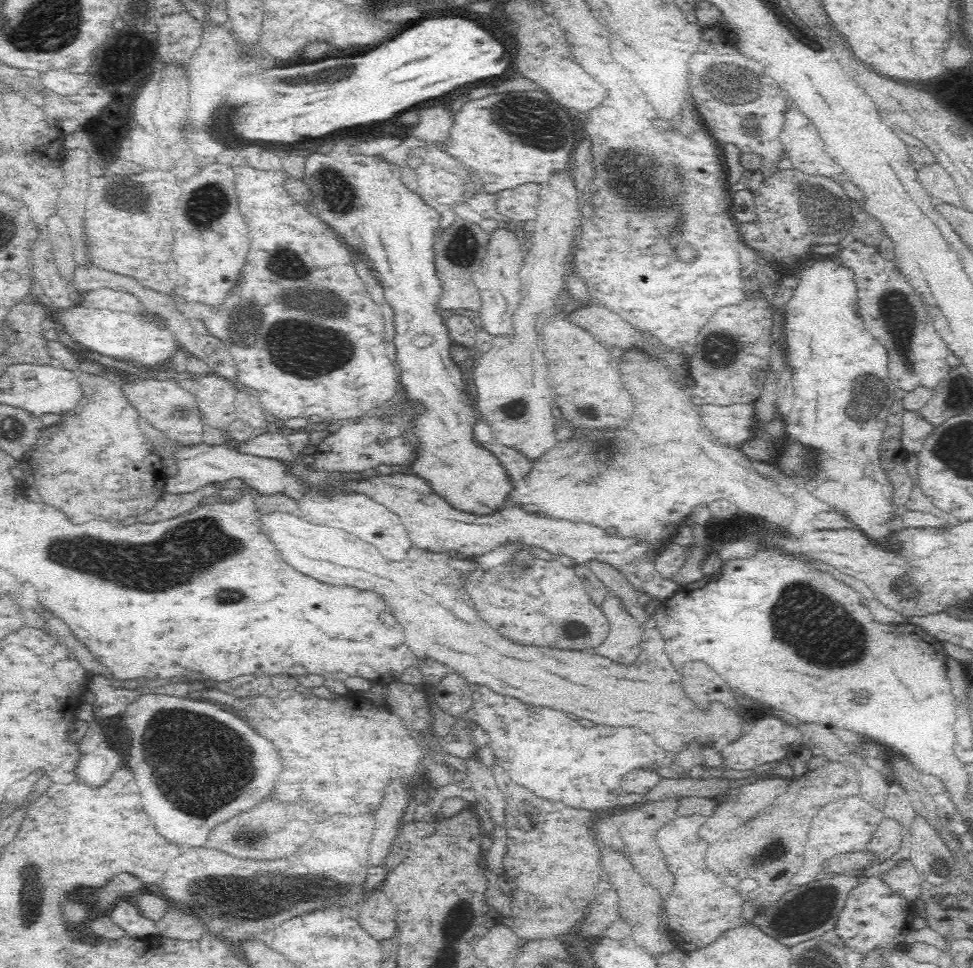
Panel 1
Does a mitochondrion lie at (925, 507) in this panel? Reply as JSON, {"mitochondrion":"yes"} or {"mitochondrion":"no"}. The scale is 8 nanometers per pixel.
{"mitochondrion":"no"}

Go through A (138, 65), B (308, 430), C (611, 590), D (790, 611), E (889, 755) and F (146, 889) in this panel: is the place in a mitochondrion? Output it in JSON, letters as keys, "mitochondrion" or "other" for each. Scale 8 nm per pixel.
{"A":"other","B":"other","C":"other","D":"mitochondrion","E":"other","F":"other"}

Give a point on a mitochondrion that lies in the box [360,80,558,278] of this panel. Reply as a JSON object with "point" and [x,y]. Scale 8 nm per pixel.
{"point":[462,253]}

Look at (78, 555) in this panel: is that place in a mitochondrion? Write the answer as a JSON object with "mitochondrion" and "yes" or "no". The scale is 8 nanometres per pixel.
{"mitochondrion":"yes"}

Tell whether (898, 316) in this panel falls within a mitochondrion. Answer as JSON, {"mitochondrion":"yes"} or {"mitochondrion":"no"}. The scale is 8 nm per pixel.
{"mitochondrion":"yes"}

